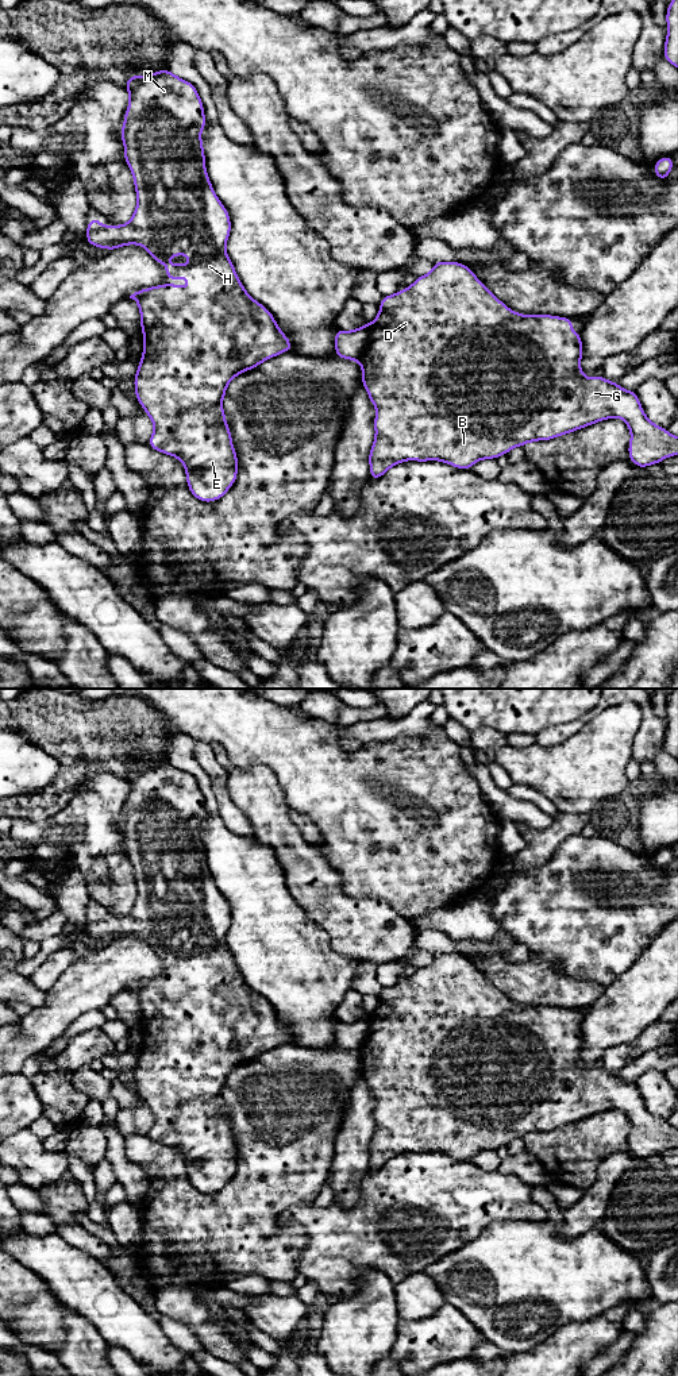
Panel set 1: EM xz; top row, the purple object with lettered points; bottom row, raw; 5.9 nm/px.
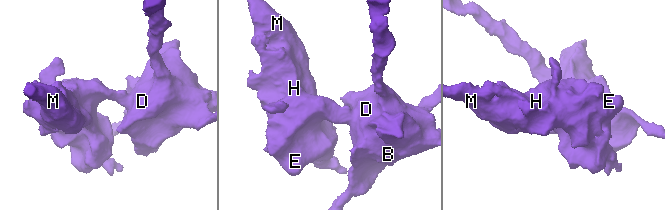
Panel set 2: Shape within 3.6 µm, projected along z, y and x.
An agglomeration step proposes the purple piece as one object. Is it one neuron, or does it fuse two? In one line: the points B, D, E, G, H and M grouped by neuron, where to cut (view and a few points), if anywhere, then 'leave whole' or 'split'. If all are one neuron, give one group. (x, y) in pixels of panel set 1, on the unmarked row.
groups B D G / E H M; cut xz (369, 1017), (369, 1032), (357, 1051); split

